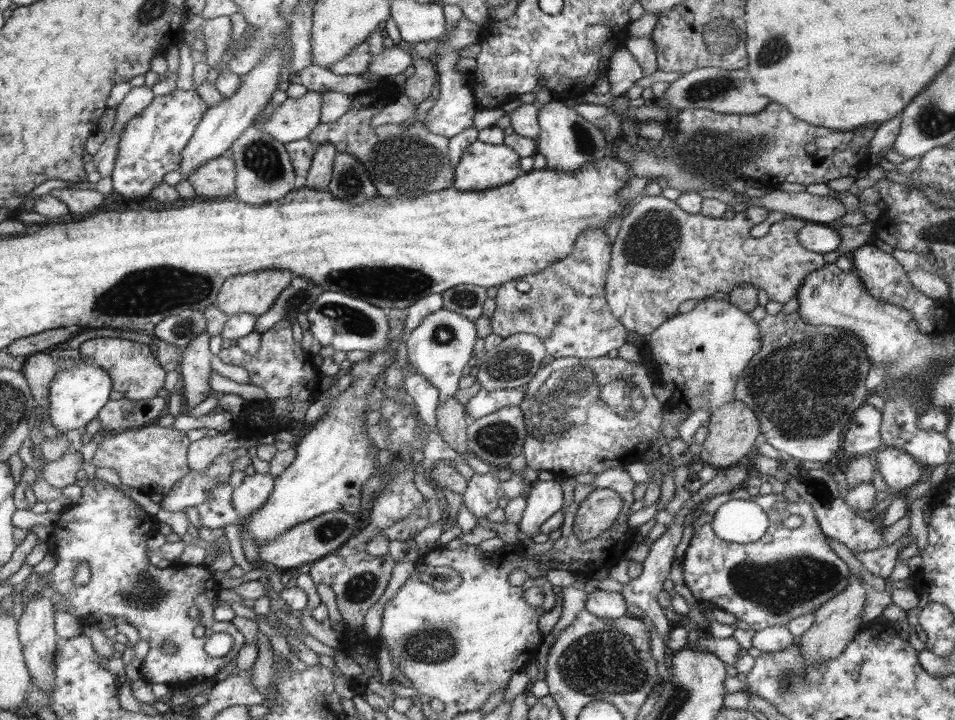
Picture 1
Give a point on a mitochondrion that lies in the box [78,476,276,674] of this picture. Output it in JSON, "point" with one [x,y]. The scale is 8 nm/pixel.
{"point":[145,592]}

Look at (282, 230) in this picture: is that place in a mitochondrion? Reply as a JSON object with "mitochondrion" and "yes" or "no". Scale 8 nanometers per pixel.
{"mitochondrion":"no"}

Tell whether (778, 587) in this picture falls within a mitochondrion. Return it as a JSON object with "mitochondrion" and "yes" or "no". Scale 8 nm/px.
{"mitochondrion":"yes"}

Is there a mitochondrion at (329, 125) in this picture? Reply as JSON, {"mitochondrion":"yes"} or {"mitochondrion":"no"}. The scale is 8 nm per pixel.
{"mitochondrion":"no"}

